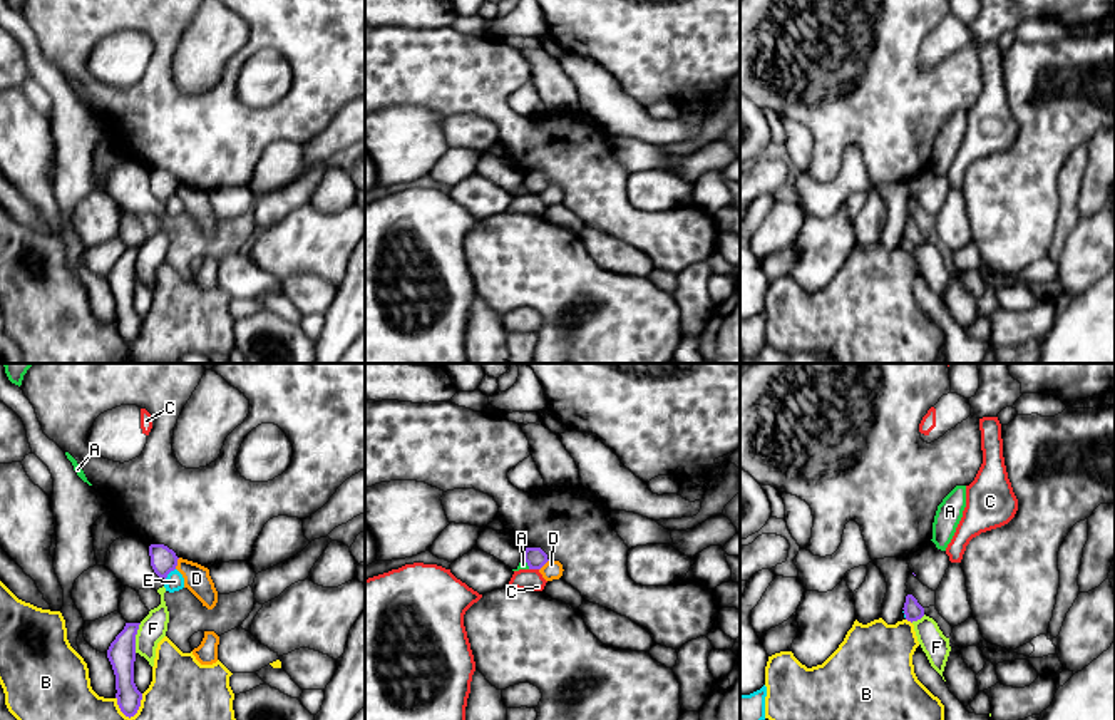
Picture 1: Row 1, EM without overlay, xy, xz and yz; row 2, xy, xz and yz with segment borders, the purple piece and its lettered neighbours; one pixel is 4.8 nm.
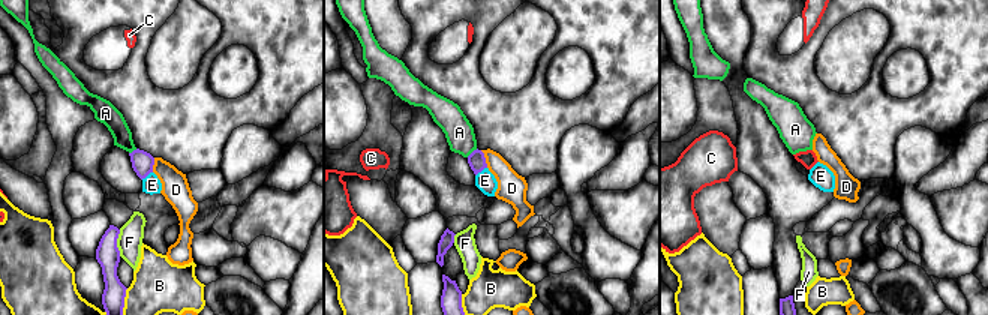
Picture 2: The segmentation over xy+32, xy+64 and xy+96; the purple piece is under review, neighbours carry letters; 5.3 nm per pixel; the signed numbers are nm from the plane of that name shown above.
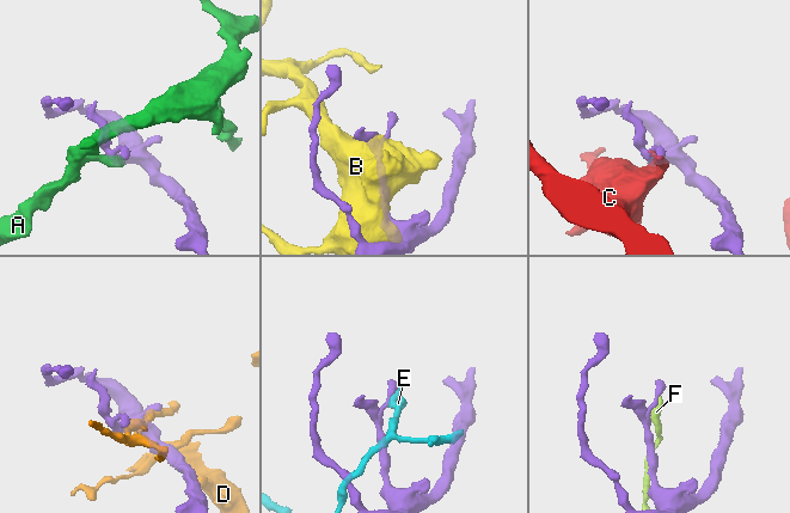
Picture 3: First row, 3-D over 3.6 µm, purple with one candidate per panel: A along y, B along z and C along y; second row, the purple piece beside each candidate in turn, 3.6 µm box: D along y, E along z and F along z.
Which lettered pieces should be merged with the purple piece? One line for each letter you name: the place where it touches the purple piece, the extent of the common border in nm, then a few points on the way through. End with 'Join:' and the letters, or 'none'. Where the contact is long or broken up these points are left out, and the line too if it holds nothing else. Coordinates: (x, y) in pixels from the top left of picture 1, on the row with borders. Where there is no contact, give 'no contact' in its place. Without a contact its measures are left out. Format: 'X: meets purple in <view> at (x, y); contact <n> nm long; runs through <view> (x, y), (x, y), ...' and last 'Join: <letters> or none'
Join: none

